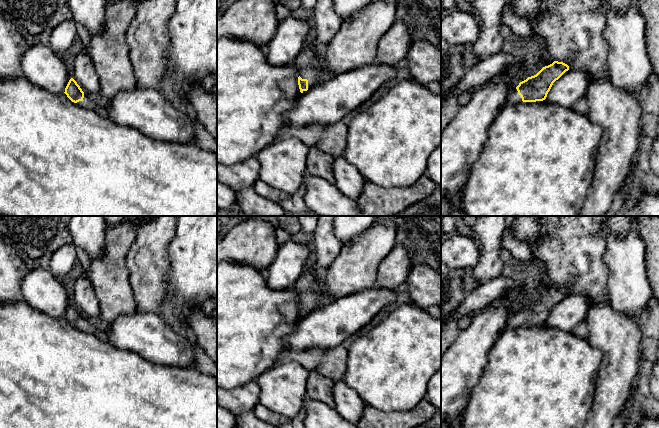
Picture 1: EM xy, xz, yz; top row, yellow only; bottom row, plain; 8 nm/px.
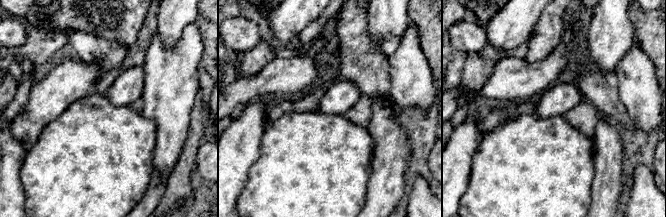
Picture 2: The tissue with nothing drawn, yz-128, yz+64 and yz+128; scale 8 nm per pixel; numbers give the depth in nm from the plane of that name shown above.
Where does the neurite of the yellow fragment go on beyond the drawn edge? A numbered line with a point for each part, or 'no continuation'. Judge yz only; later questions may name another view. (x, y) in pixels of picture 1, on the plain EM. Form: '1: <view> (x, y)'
1: yz (513, 321)

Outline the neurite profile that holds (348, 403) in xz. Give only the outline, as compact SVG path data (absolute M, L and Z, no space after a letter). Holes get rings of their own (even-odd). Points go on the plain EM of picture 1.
M343 380L334 383L333 398L334 408L343 418L355 424L360 420L366 404L359 394Z

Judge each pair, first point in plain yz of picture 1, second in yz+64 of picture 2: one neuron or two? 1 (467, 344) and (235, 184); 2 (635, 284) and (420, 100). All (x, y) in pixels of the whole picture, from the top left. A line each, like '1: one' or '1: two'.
1: one
2: one

